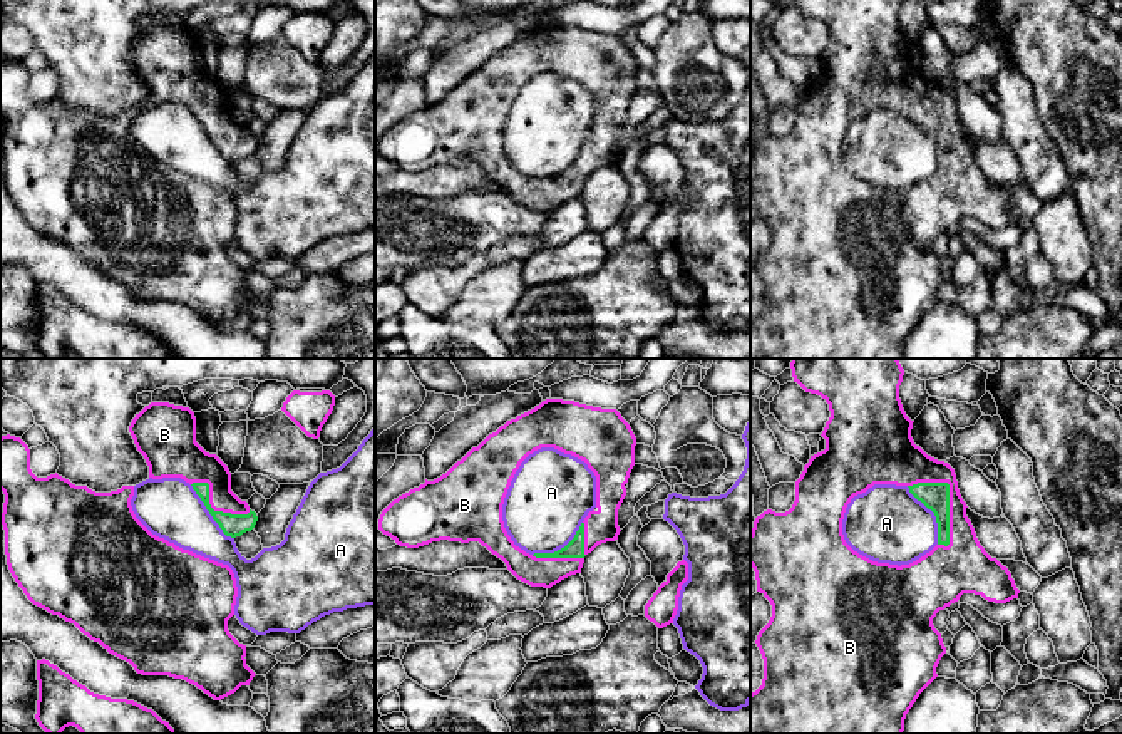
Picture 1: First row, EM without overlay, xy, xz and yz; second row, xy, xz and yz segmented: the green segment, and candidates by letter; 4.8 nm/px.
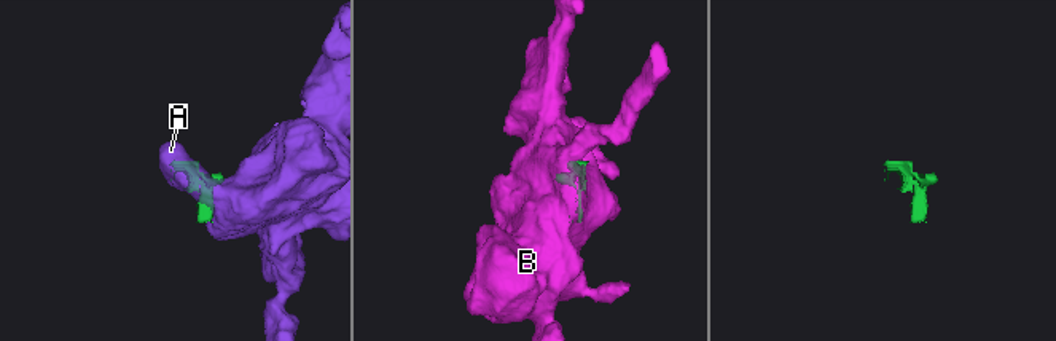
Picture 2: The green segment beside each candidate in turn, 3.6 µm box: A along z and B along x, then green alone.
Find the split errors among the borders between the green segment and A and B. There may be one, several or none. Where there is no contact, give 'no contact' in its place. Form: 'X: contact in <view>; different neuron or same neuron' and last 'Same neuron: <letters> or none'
A: contact in yz; different neuron
B: contact in yz; same neuron
Same neuron: B

